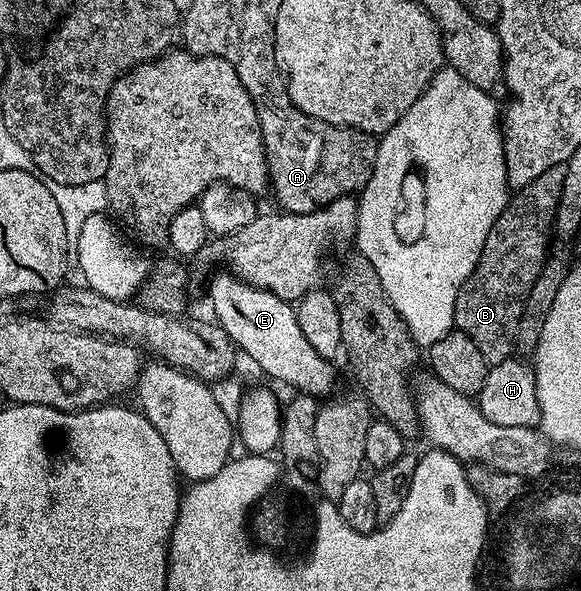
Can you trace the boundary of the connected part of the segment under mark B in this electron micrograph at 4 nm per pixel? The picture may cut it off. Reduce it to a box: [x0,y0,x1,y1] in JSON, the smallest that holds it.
[453,164,564,365]

